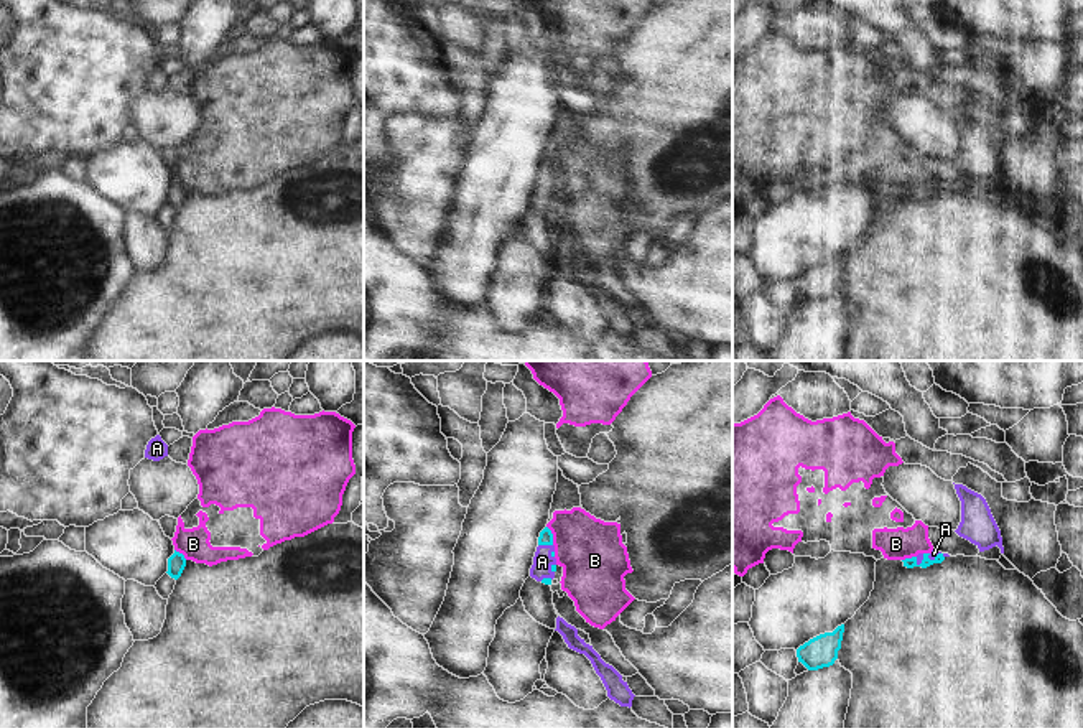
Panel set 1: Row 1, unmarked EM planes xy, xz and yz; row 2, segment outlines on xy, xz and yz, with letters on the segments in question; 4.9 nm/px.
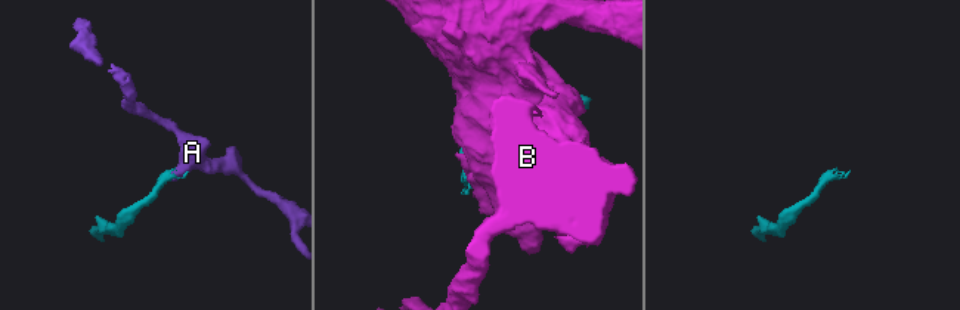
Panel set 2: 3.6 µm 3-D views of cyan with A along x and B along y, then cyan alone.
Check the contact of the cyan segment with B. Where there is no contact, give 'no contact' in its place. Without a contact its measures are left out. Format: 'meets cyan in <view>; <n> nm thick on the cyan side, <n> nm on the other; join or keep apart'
meets cyan in xz; 70 nm thick on the cyan side, 320 nm on the other; keep apart

